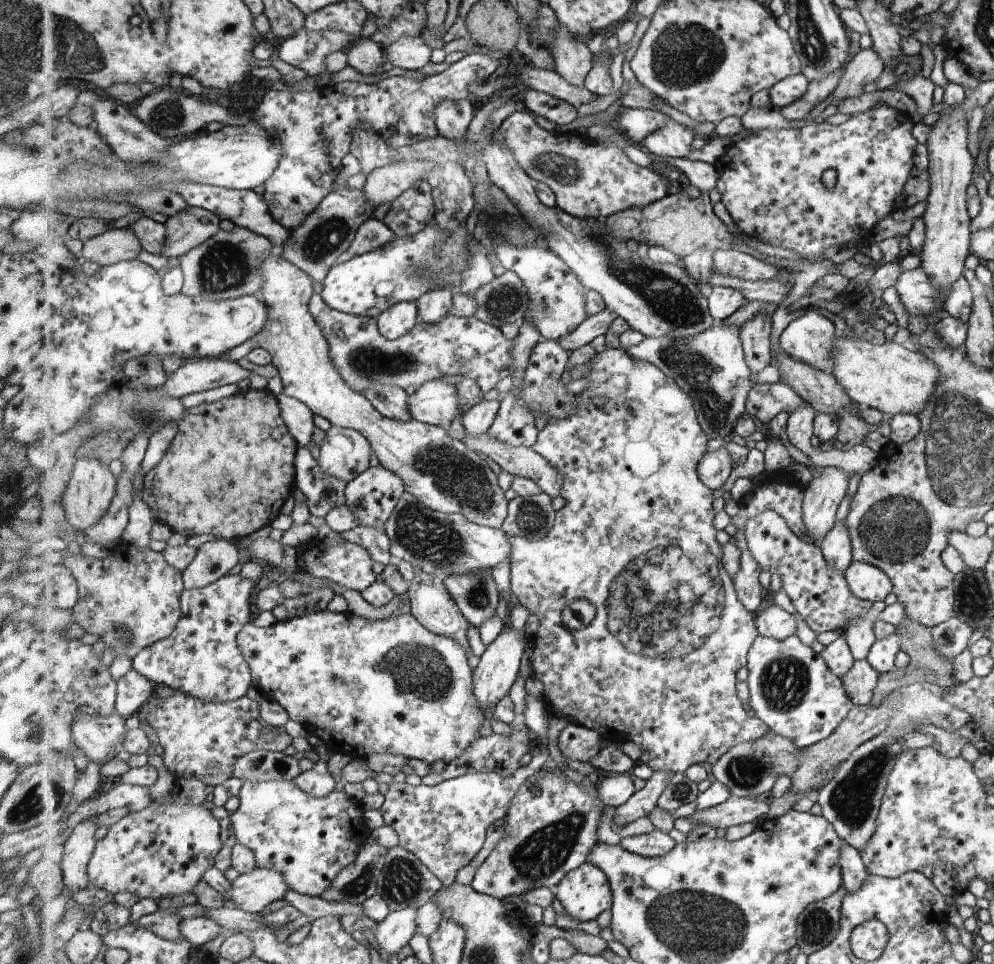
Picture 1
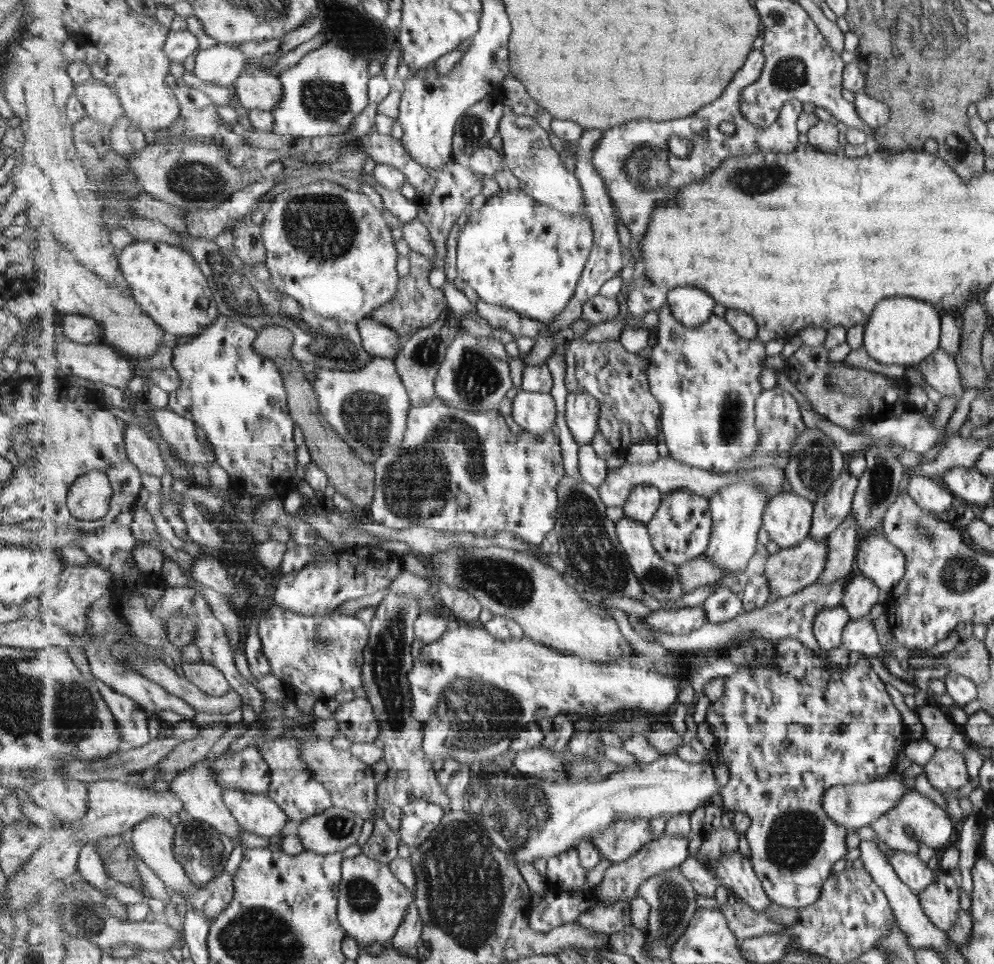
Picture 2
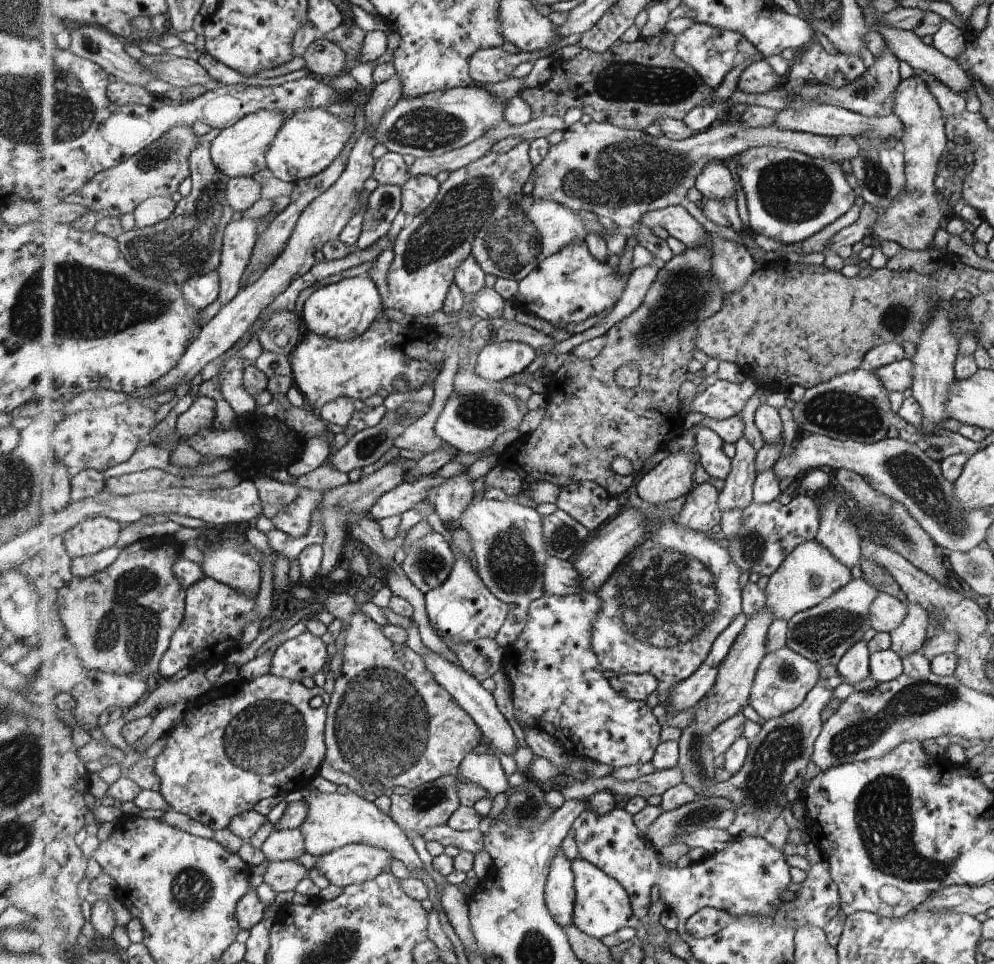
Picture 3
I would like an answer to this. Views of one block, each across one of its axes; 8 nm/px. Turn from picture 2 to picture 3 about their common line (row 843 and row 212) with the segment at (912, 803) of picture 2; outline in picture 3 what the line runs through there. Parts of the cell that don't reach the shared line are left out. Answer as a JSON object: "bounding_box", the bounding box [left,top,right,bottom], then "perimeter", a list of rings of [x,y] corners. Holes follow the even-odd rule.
{"bounding_box":[871,74,947,251],"perimeter":[[[918,74],[899,82],[894,91],[890,110],[892,115],[899,118],[902,125],[898,147],[903,150],[906,174],[903,189],[892,198],[891,204],[885,209],[886,212],[879,215],[876,223],[872,225],[871,237],[880,242],[895,242],[901,248],[911,251],[929,250],[935,226],[945,216],[941,202],[935,198],[937,192],[933,186],[939,156],[943,154],[947,142],[946,134],[943,134],[945,116],[934,96],[918,78]]]}

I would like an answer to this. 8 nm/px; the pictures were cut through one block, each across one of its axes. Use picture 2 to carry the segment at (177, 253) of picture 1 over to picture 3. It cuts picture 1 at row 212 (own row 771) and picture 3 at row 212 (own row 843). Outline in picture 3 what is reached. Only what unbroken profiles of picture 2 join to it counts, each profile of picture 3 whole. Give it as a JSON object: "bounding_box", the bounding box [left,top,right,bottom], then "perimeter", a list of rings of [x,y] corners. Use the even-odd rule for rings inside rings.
{"bounding_box":[227,176,262,213],"perimeter":[[[259,176],[230,179],[227,200],[235,212],[243,213],[261,198],[262,182]]]}

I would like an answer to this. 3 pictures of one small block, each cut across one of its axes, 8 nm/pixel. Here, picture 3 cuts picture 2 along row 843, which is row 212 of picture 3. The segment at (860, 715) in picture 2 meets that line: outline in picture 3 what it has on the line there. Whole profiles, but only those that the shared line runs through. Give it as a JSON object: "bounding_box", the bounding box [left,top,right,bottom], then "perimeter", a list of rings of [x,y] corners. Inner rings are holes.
{"bounding_box":[737,147,855,245],"perimeter":[[[754,147],[739,156],[737,174],[748,199],[749,227],[759,235],[775,238],[785,245],[803,243],[825,226],[842,218],[855,204],[851,188],[841,163],[813,157],[786,147]]]}

